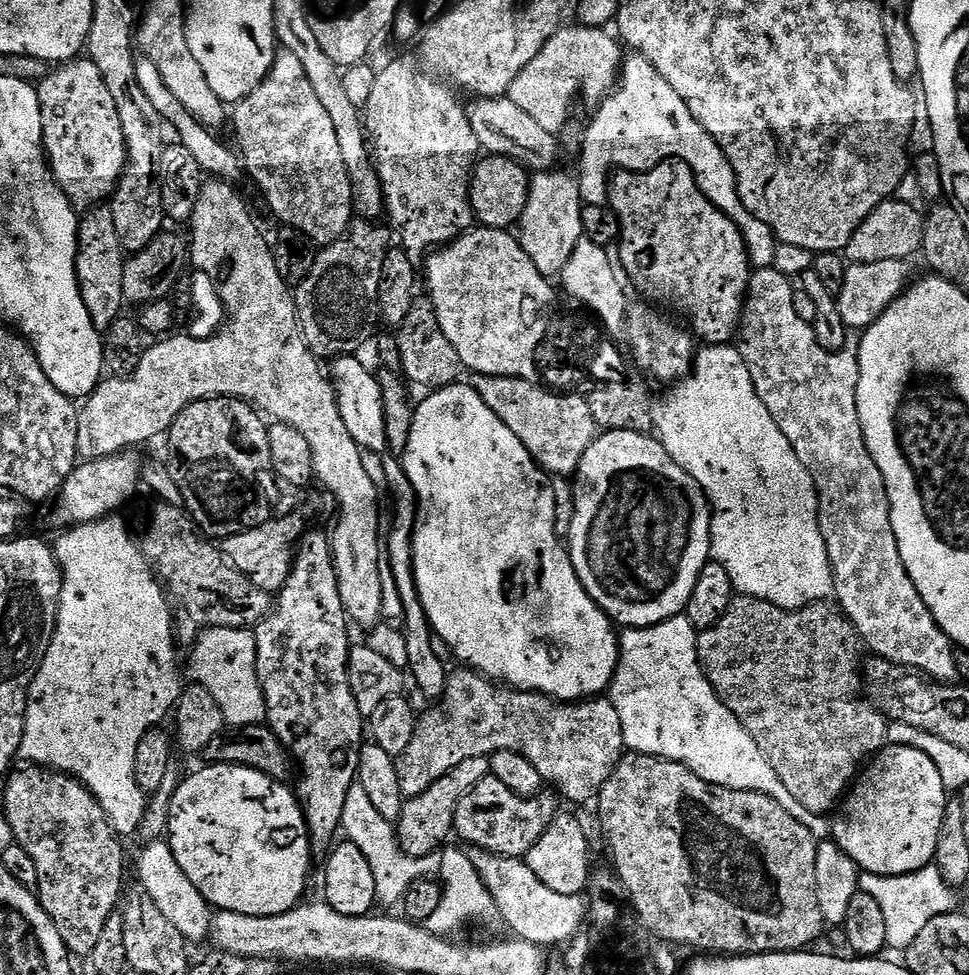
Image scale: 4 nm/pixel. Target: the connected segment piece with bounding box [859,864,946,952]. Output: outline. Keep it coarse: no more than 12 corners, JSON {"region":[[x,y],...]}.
{"region":[[935,865],[900,876],[861,873],[888,948],[903,952],[937,913]]}

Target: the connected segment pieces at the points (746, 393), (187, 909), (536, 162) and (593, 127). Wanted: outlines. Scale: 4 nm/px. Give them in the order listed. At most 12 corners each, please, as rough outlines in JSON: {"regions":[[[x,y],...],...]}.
{"regions":[[[739,347],[652,405],[741,596],[827,601],[816,483]],[[160,838],[139,849],[143,895],[185,941],[207,941],[208,901]],[[507,98],[466,108],[477,145],[548,170],[557,137]],[[645,56],[623,61],[580,148],[580,199],[667,153],[734,221],[755,268],[778,241],[724,151]]]}

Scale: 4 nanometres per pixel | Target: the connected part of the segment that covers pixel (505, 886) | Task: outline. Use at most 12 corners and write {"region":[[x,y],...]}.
{"region":[[477,849],[471,862],[515,937],[571,941],[586,912],[523,859]]}

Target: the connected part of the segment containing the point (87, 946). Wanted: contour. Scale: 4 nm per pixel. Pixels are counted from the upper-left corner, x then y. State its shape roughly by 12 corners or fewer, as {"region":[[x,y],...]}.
{"region":[[28,766],[2,815],[39,906],[86,957],[121,903],[125,845],[79,780]]}

